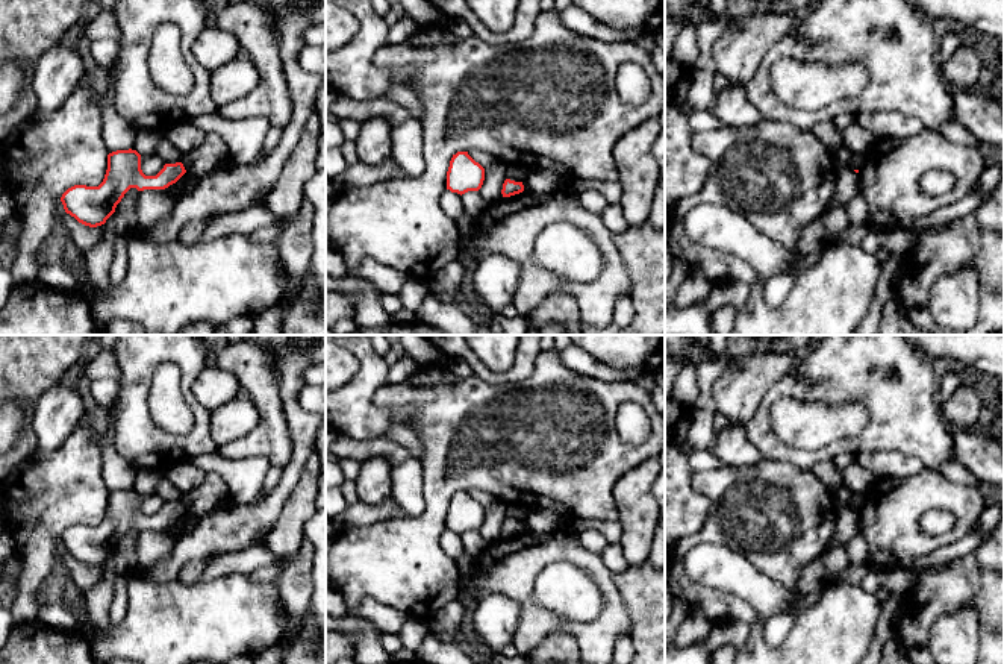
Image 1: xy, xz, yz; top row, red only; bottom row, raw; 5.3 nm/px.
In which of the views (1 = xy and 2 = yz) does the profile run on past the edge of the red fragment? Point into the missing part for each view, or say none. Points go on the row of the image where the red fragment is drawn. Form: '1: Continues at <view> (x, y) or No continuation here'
1: No continuation here
2: No continuation here

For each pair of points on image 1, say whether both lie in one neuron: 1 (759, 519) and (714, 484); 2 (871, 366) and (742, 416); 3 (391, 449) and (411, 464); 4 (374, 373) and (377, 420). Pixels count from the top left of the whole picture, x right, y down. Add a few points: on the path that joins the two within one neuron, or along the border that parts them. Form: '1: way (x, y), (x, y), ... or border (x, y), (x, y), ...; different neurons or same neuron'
1: way (748, 508), (724, 487); same neuron
2: border (777, 381), (767, 391), (751, 420), (744, 428); different neurons
3: border (412, 455), (392, 467); different neurons
4: way (365, 385), (365, 408); same neuron

